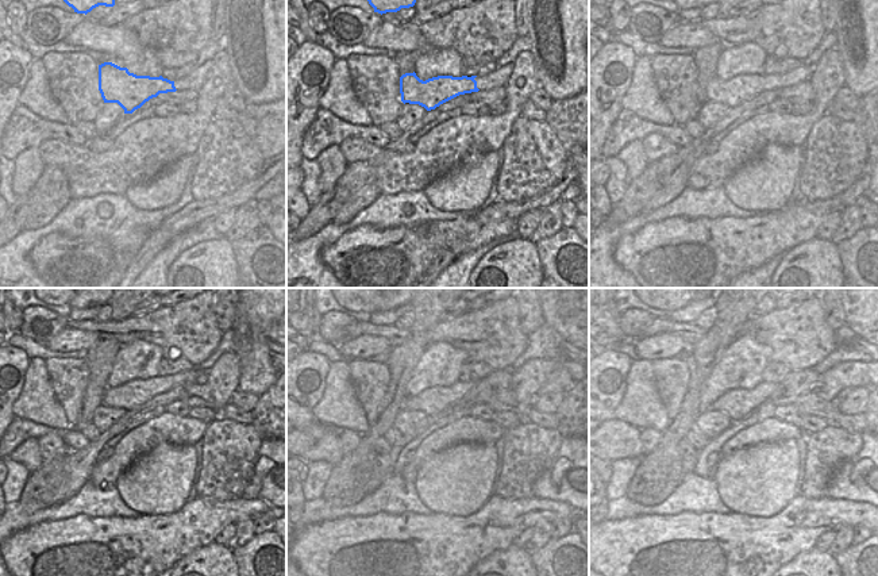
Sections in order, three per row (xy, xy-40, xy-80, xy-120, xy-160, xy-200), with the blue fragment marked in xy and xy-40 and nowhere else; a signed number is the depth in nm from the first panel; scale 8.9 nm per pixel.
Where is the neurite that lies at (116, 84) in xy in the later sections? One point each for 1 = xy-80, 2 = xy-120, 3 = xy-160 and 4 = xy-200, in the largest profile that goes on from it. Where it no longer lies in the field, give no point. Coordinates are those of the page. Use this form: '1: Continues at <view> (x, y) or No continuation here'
1: Continues at xy-80 (739, 89)
2: Continues at xy-120 (130, 395)
3: Continues at xy-160 (434, 399)
4: Continues at xy-200 (738, 404).

